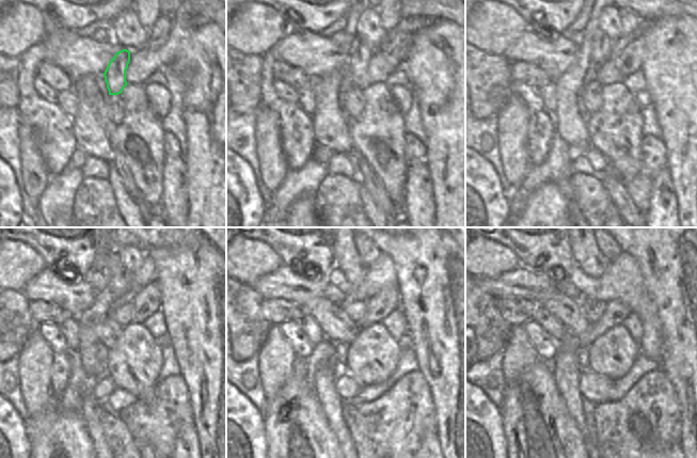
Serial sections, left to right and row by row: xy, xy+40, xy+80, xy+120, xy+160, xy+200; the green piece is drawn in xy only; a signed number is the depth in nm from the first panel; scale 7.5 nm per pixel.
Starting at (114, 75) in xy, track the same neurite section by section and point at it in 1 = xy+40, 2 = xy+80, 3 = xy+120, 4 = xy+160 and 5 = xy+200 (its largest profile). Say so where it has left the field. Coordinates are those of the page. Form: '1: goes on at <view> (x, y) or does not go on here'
1: goes on at xy+40 (358, 61)
2: goes on at xy+80 (596, 48)
3: goes on at xy+120 (120, 288)
4: goes on at xy+160 (347, 258)
5: goes on at xy+200 (587, 256)

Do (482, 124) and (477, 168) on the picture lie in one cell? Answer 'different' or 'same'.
different

